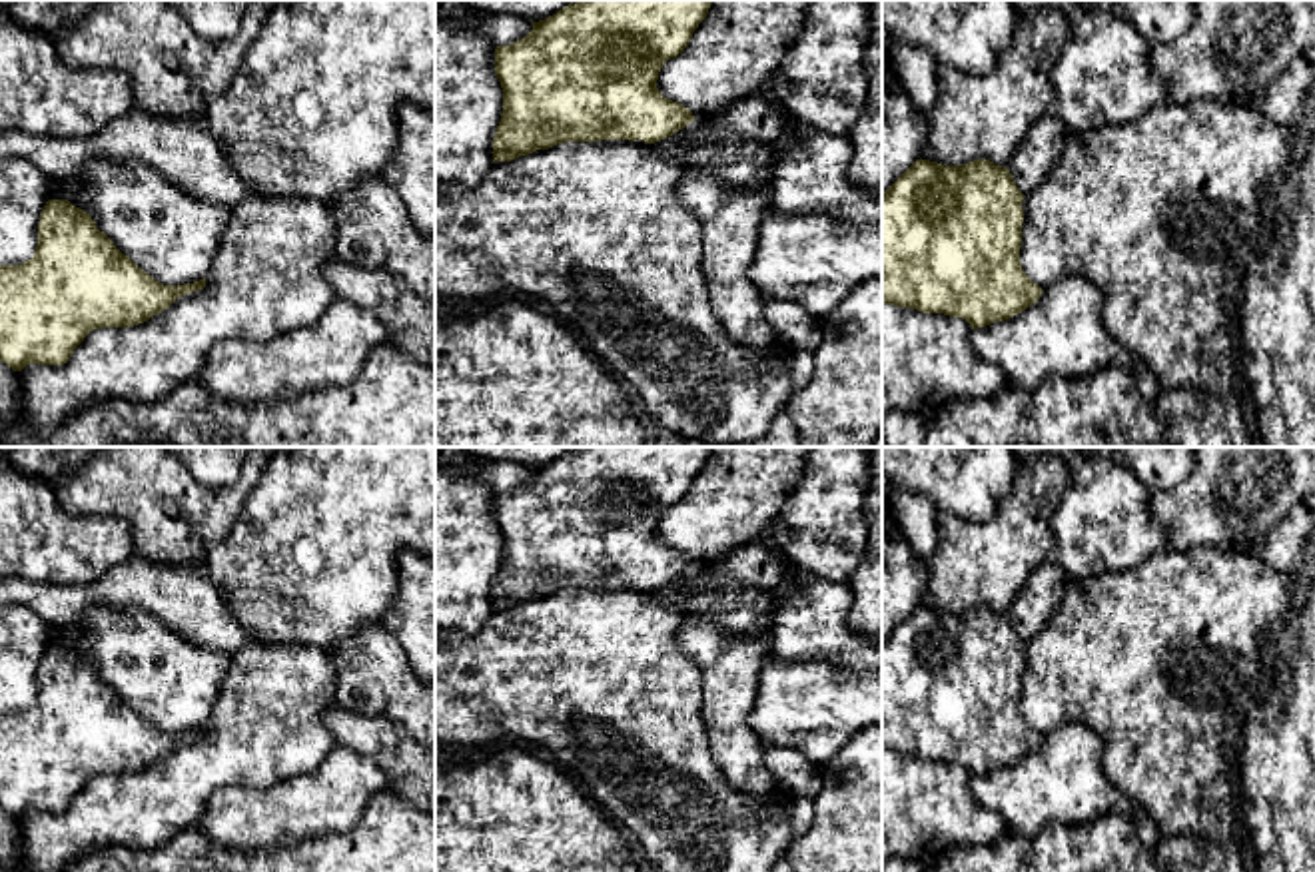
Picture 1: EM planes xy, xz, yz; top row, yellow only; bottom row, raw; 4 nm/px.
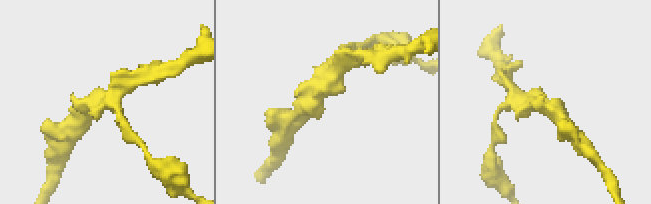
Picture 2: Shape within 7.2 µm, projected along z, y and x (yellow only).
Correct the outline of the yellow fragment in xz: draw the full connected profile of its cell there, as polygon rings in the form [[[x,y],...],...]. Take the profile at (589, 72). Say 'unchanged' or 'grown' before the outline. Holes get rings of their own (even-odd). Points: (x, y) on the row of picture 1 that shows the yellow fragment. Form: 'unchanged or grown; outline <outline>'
grown; outline [[[581,0],[531,22],[533,30],[525,38],[497,46],[495,76],[503,88],[503,114],[493,138],[493,162],[511,162],[563,142],[655,144],[694,122],[688,108],[658,92],[657,80],[664,62],[684,52],[712,2]]]

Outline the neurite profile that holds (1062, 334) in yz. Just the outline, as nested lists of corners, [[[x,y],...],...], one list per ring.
[[[1066,275],[1048,285],[1022,313],[972,329],[970,343],[986,361],[1004,371],[1010,389],[1022,391],[1034,391],[1054,375],[1086,377],[1111,365],[1127,369],[1131,353],[1107,331],[1101,309],[1103,293],[1092,279]]]

